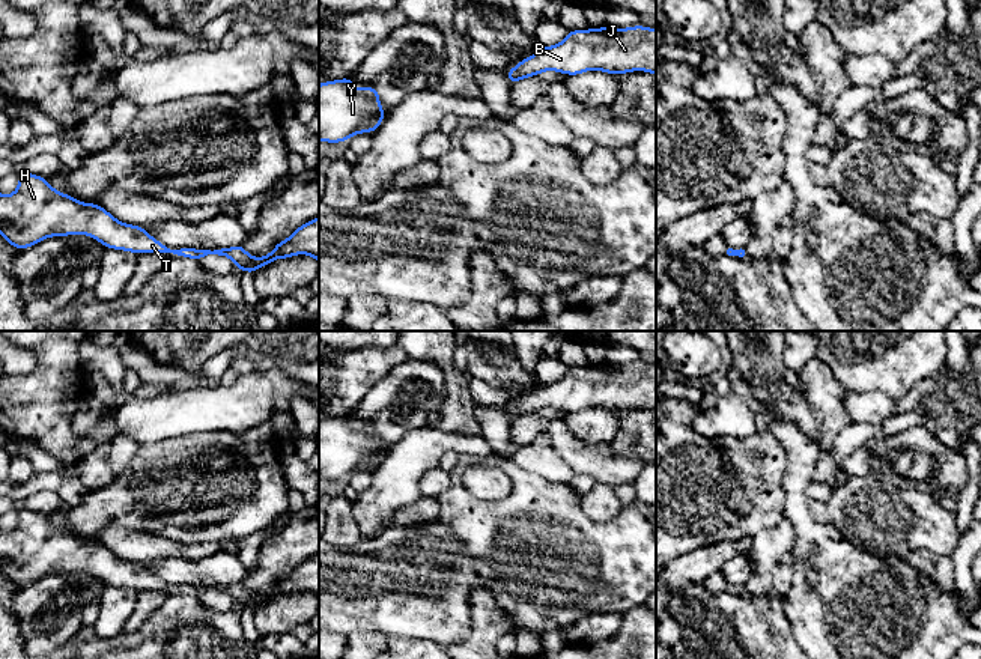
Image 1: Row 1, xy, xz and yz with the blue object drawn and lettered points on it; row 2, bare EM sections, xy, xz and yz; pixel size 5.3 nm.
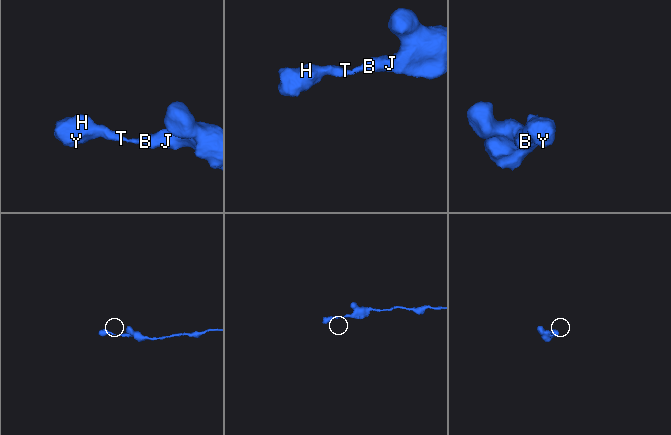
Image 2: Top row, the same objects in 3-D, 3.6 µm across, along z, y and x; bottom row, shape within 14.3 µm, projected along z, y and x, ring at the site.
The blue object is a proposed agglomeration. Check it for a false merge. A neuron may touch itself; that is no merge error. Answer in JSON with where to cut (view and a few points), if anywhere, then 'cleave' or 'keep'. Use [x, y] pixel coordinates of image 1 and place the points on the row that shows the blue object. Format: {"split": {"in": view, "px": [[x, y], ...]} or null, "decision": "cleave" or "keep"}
{"split": null, "decision": "keep"}

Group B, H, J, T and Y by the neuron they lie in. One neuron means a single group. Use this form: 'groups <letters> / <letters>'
groups B H J T Y

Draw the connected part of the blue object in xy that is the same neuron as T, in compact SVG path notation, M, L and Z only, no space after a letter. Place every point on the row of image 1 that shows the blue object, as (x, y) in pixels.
M21 172L18 188L8 196L0 194L0 235L17 250L26 250L51 236L87 235L107 248L131 253L162 253L169 256L188 257L200 260L208 254L229 257L238 271L256 272L259 268L272 263L275 259L287 259L295 254L308 254L319 263L319 217L301 224L287 239L277 242L275 248L263 257L253 257L245 251L244 244L221 250L199 250L181 247L173 250L153 236L144 227L125 224L116 220L108 211L98 203L83 203L77 199L53 188L45 178Z

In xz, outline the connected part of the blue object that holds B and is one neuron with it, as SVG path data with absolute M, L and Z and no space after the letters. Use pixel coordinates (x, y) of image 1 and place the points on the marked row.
M639 24L570 30L560 44L540 47L504 74L516 83L545 71L579 75L593 69L615 75L632 71L656 75L656 29Z

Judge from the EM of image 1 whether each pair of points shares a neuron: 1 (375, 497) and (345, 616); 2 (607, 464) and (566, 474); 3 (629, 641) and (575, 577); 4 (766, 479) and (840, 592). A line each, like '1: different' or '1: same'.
1: different
2: different
3: different
4: different

